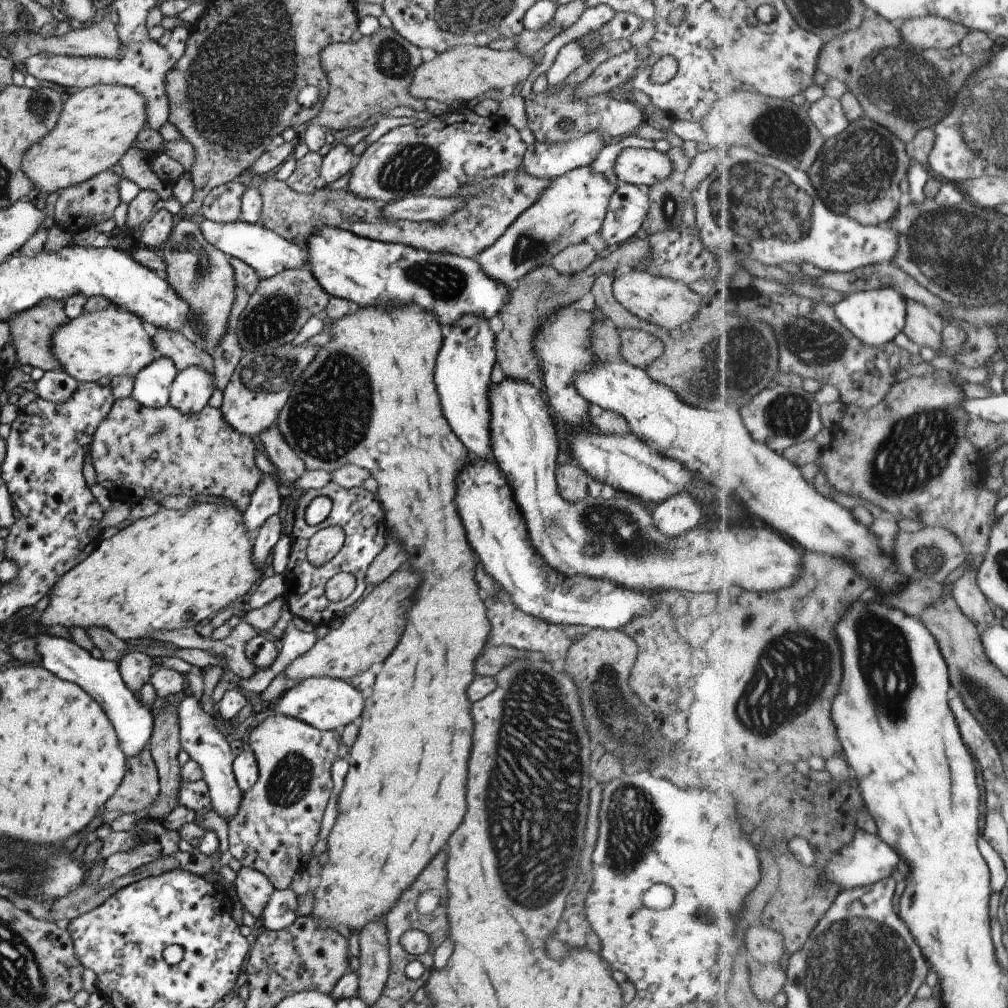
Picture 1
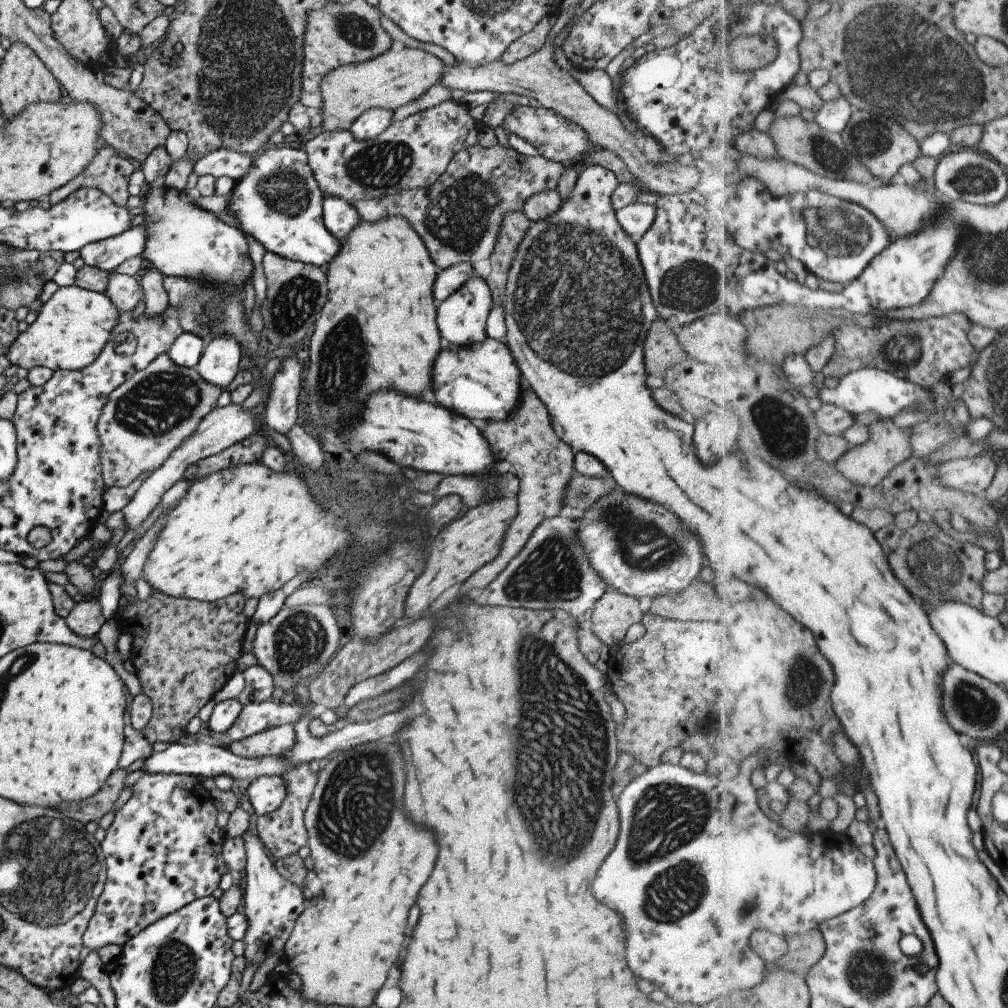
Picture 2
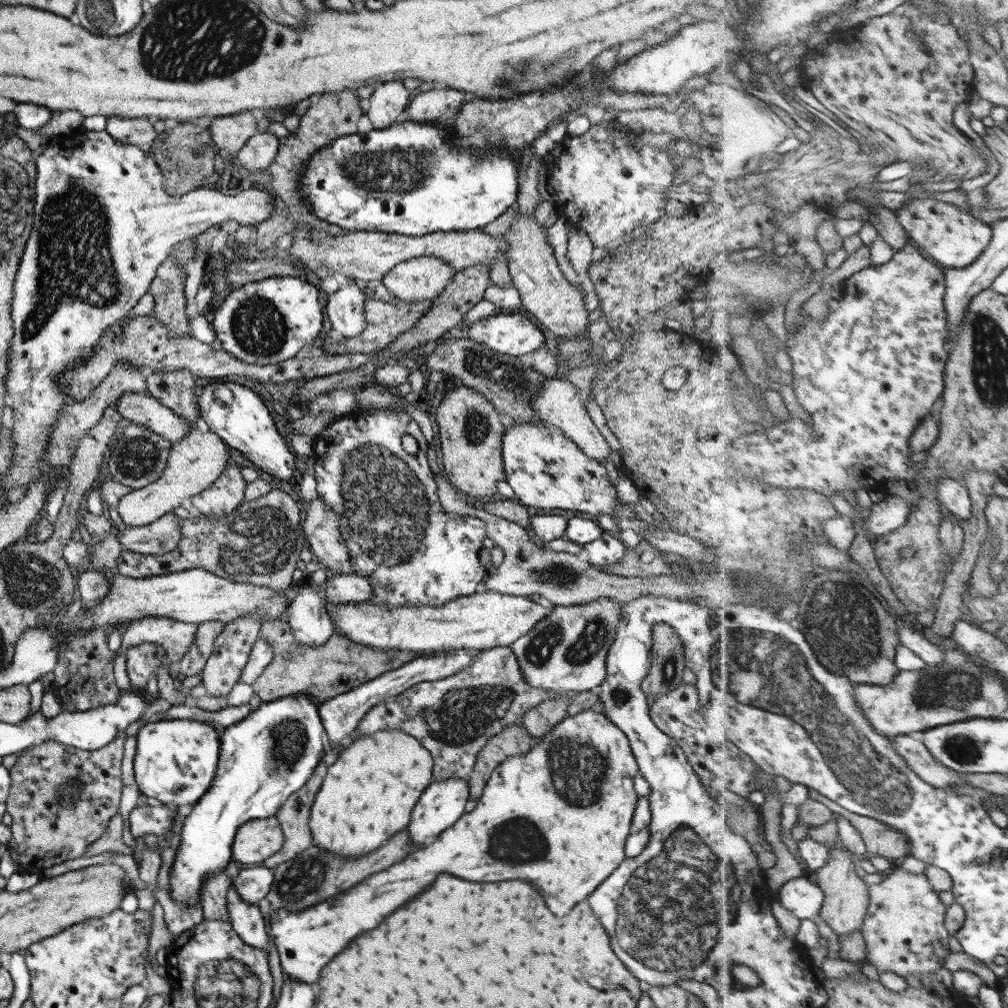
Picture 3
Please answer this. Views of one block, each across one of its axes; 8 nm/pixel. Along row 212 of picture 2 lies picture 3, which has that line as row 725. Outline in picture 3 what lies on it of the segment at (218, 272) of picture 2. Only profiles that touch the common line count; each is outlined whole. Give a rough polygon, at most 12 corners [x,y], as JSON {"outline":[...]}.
{"outline":[[164,720],[137,732],[139,792],[196,804],[219,761],[211,723]]}

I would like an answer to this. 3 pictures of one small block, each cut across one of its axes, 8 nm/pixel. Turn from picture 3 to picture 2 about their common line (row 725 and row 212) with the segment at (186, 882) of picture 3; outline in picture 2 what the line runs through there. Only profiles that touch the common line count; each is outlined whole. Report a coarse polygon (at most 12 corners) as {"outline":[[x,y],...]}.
{"outline":[[306,151],[254,156],[226,208],[266,251],[320,268],[341,244]]}

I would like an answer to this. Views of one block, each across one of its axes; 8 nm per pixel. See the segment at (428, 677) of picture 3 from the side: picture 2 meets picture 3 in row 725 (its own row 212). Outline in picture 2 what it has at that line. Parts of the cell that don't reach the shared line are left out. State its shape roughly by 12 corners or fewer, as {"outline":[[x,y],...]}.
{"outline":[[325,196],[325,227],[341,242],[362,221],[356,208]]}

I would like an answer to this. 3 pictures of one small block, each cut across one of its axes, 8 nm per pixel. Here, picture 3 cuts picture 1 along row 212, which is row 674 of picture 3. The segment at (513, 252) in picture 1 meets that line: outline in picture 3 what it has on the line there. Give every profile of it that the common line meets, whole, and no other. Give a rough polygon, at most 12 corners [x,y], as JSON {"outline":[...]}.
{"outline":[[610,598],[553,611],[509,647],[530,686],[597,691]]}

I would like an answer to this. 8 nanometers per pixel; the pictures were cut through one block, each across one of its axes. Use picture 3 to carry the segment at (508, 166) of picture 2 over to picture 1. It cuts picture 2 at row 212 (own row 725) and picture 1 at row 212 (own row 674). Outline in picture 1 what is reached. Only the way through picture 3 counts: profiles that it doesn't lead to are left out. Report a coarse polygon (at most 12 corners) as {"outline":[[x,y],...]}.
{"outline":[[524,167],[462,185],[439,221],[355,222],[375,241],[472,259],[553,180]]}

